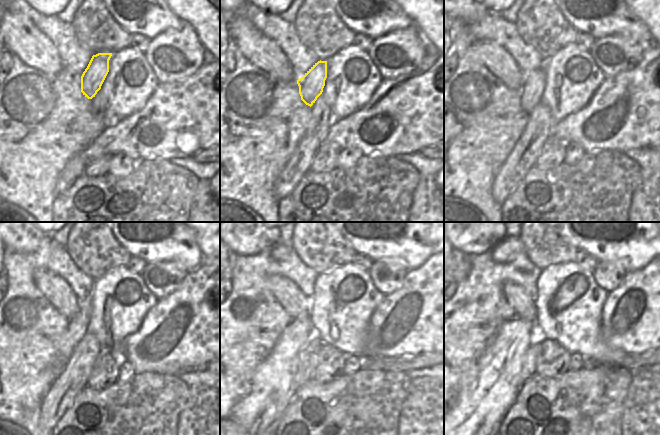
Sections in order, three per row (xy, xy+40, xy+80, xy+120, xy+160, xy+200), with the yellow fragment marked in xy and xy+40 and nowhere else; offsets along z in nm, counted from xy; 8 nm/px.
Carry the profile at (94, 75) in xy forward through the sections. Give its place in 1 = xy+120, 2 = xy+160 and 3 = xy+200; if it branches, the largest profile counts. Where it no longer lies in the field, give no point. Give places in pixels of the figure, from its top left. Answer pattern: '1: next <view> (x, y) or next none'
1: next xy+120 (77, 328)
2: next xy+160 (274, 374)
3: next xy+200 (487, 390)

